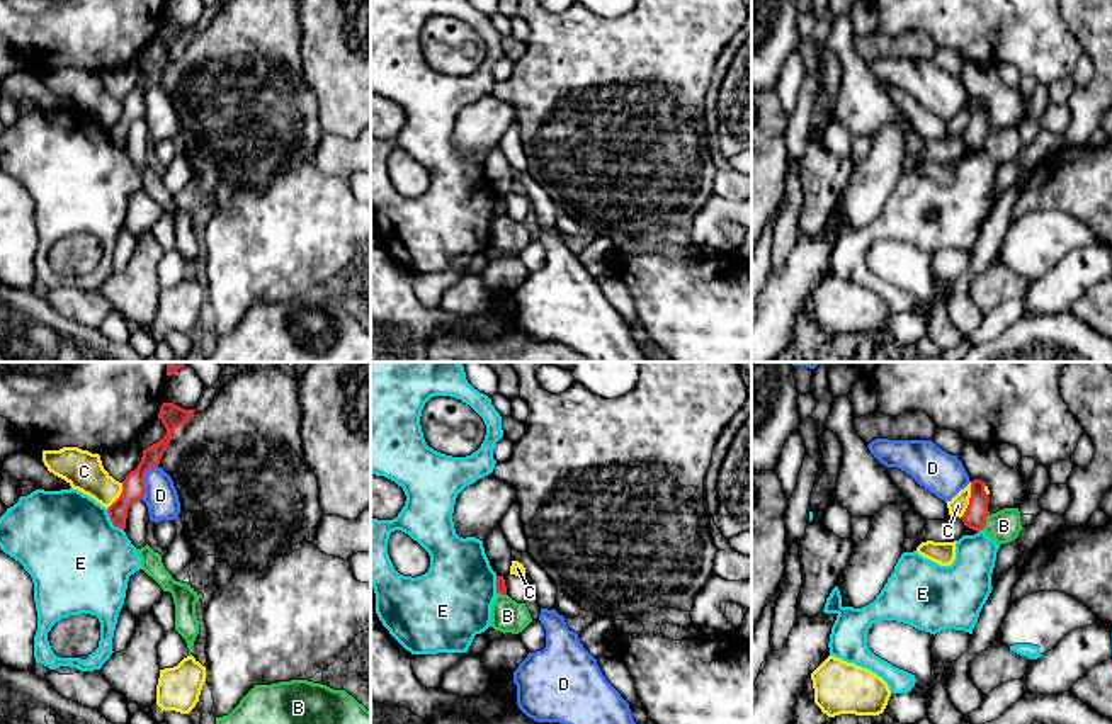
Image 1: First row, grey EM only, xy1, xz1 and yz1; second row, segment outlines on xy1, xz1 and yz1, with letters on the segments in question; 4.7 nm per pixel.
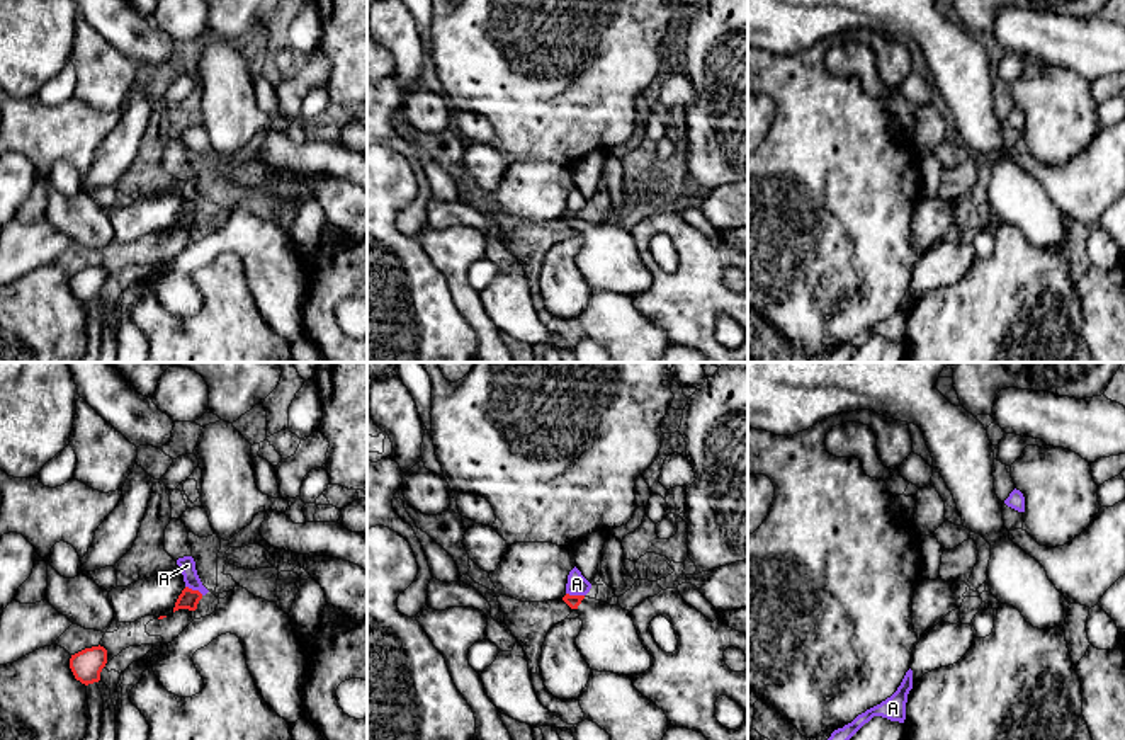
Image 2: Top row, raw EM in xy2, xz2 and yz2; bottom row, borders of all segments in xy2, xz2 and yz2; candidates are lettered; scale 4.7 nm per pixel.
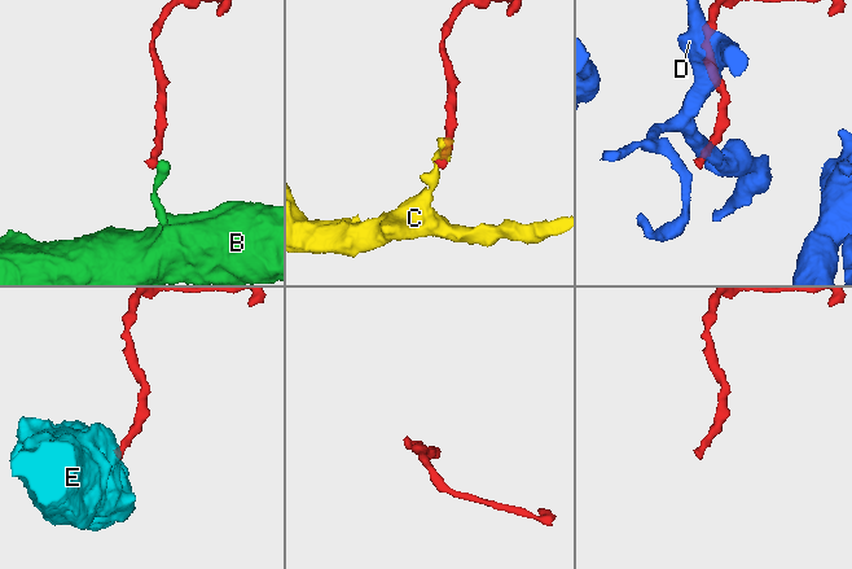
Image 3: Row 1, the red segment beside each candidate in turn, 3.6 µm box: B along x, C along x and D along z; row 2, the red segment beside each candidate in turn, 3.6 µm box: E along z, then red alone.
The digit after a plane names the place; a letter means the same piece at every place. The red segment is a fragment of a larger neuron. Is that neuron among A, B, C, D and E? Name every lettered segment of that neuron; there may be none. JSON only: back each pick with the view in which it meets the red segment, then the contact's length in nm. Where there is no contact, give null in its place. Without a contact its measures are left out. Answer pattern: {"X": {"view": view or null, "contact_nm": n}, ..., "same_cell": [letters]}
{"same_cell": []}

